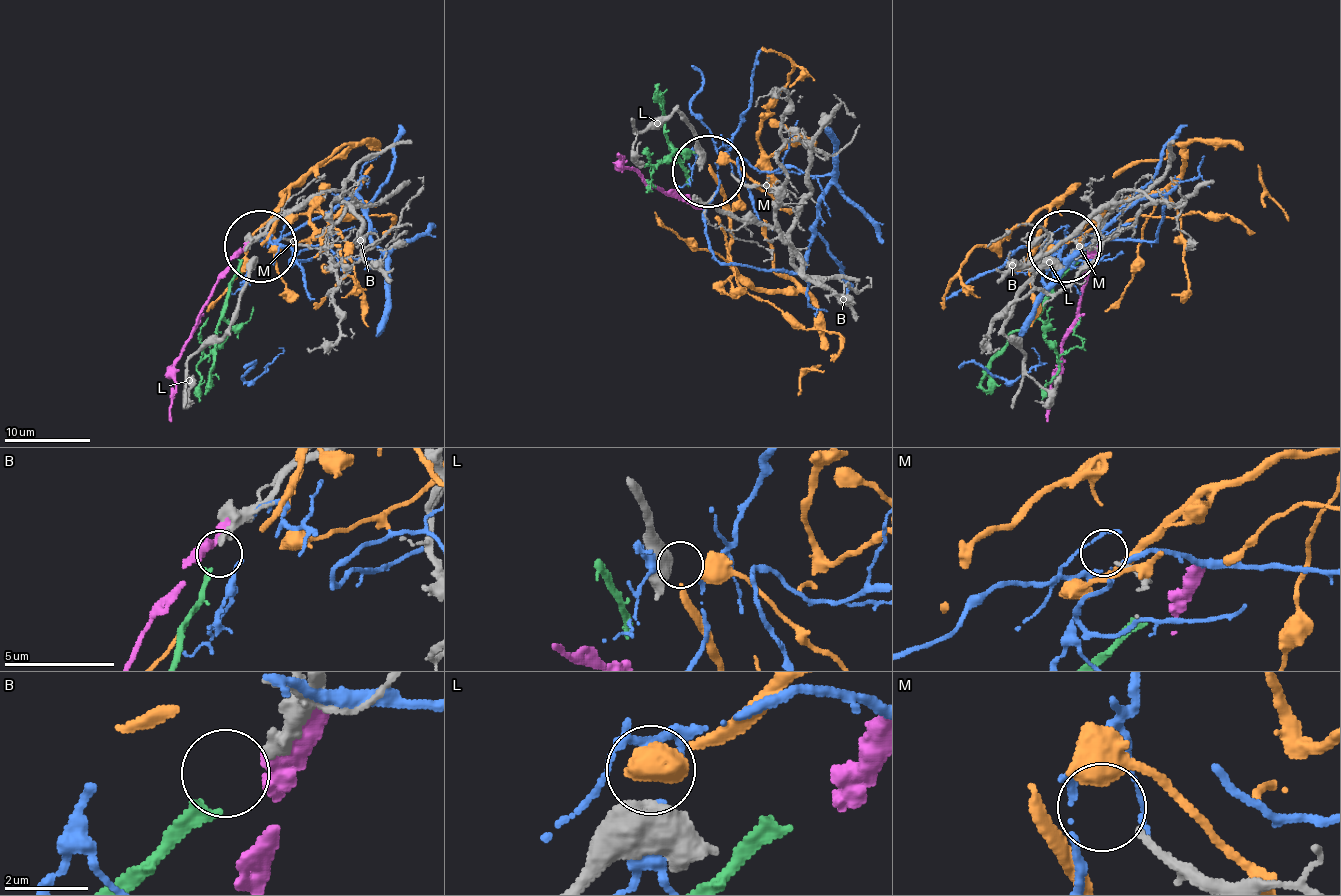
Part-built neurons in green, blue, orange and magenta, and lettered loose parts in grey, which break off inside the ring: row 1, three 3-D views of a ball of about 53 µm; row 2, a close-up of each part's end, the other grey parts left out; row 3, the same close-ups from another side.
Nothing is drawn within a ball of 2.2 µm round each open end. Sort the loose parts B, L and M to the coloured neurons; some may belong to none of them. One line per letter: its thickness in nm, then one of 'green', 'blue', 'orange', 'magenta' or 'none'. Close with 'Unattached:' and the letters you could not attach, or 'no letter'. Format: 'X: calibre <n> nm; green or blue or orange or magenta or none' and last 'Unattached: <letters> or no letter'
B: calibre 360 nm; green
L: calibre 650 nm; orange
M: calibre 160 nm; none
Unattached: M

